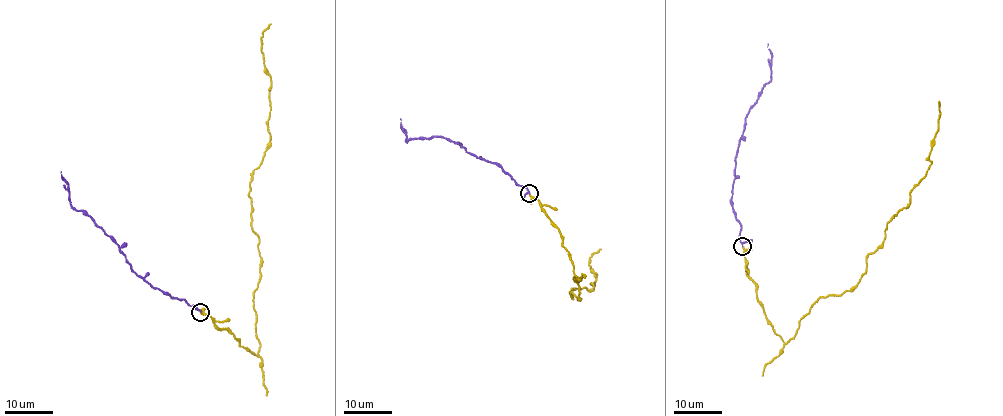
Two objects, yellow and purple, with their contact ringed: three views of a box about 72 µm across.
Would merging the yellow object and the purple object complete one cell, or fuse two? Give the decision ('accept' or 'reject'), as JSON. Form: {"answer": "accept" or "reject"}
{"answer": "accept"}

